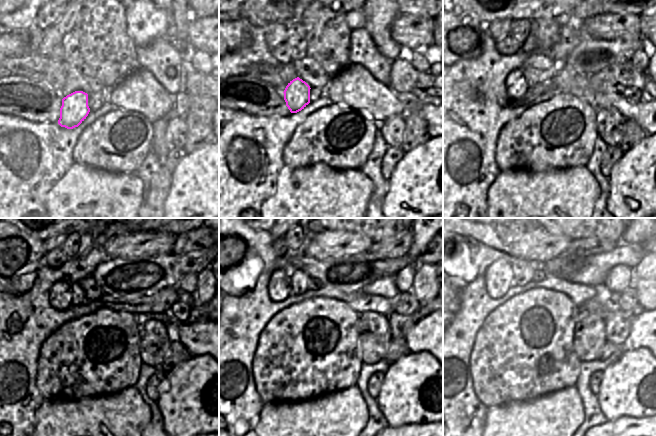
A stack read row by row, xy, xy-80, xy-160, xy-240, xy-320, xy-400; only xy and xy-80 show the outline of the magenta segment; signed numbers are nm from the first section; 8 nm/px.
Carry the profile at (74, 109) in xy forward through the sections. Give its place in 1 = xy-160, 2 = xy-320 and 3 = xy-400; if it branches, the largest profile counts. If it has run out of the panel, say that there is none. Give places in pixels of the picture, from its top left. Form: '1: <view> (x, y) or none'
1: xy-160 (516, 87)
2: xy-320 (279, 286)
3: xy-400 (498, 276)

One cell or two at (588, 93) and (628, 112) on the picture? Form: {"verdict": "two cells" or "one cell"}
{"verdict": "one cell"}

